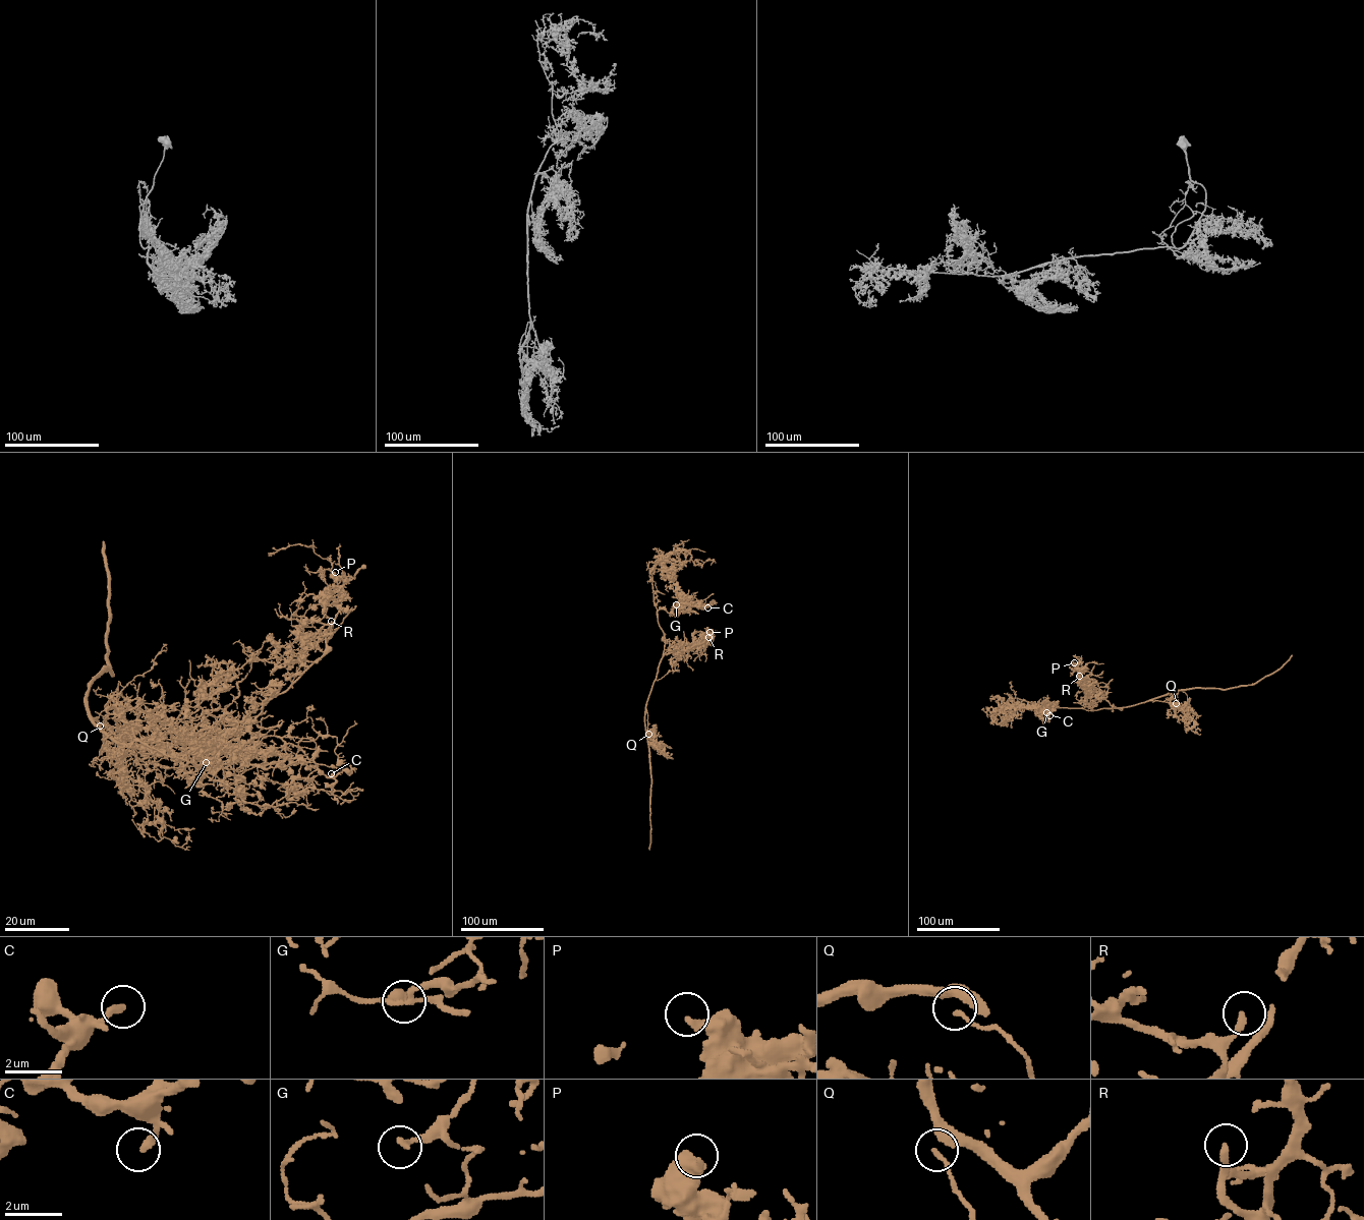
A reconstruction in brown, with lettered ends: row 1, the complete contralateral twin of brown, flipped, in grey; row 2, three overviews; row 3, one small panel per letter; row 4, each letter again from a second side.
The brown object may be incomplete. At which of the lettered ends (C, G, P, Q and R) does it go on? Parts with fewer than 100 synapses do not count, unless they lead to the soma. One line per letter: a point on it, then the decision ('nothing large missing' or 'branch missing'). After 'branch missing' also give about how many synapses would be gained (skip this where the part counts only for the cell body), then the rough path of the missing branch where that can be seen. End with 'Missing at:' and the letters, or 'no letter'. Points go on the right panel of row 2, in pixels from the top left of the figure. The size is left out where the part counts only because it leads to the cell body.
C: place (1049, 715); nothing large missing
G: place (1046, 712); nothing large missing
P: place (1074, 662); nothing large missing
Q: place (1176, 703); nothing large missing
R: place (1079, 676); branch missing; 350 synapses
Missing at: R

